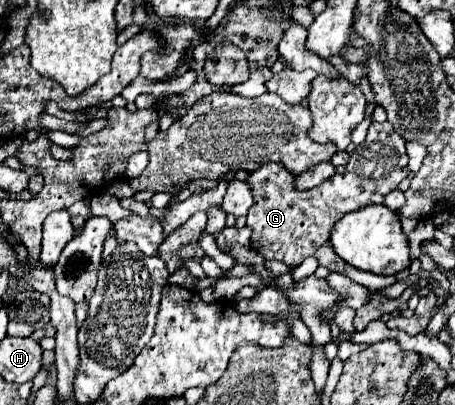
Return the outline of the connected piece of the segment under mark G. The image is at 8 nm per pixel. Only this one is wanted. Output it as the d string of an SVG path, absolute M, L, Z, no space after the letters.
M372 122L366 142L354 148L346 170L304 192L294 190L294 176L282 168L282 164L264 164L250 172L246 180L254 196L246 222L252 230L250 246L268 260L280 260L286 266L296 268L304 258L312 256L322 244L326 244L332 226L344 214L368 204L382 204L384 196L396 190L408 174L410 170L404 140L390 122Z

